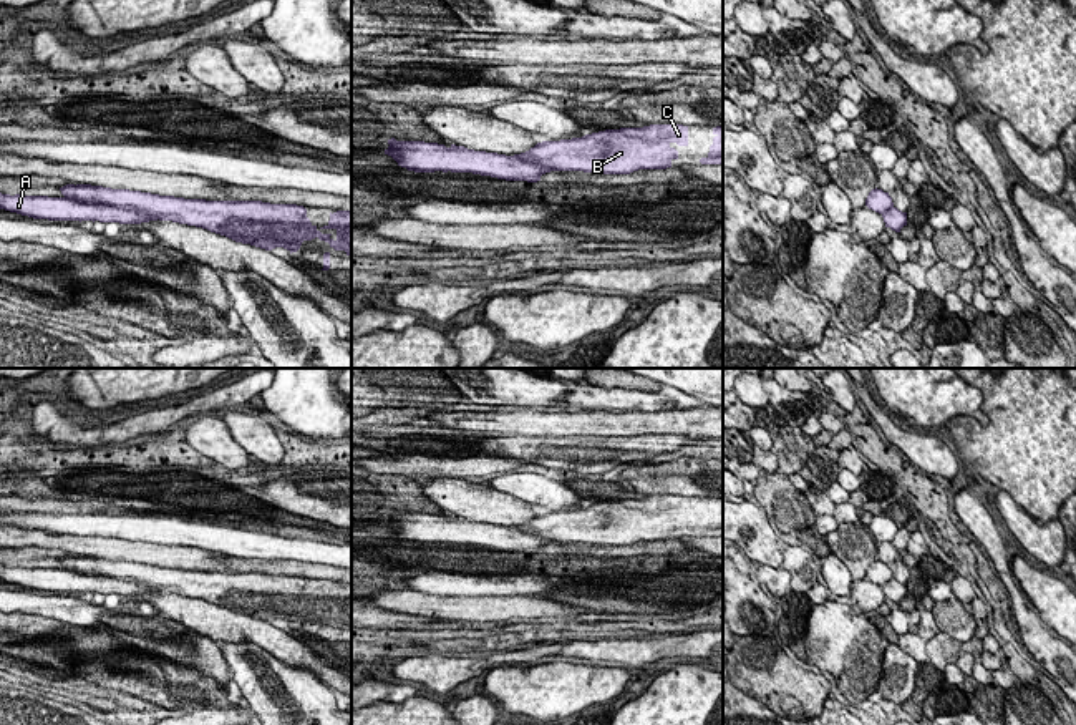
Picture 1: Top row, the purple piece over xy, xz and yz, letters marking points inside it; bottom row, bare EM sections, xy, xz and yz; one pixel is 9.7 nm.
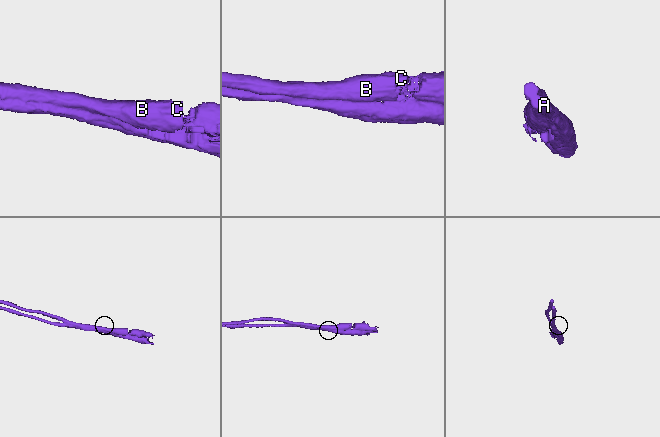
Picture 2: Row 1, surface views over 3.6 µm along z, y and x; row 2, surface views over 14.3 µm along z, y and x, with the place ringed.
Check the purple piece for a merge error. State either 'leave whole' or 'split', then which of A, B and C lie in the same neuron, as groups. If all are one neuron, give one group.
split; A / B C

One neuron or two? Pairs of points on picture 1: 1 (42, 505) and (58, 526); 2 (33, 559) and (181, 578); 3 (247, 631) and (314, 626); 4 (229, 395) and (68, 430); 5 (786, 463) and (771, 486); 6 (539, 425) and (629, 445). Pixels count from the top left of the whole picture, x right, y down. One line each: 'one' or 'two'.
1: two
2: two
3: two
4: one
5: two
6: two

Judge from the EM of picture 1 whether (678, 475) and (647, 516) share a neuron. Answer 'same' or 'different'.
different

